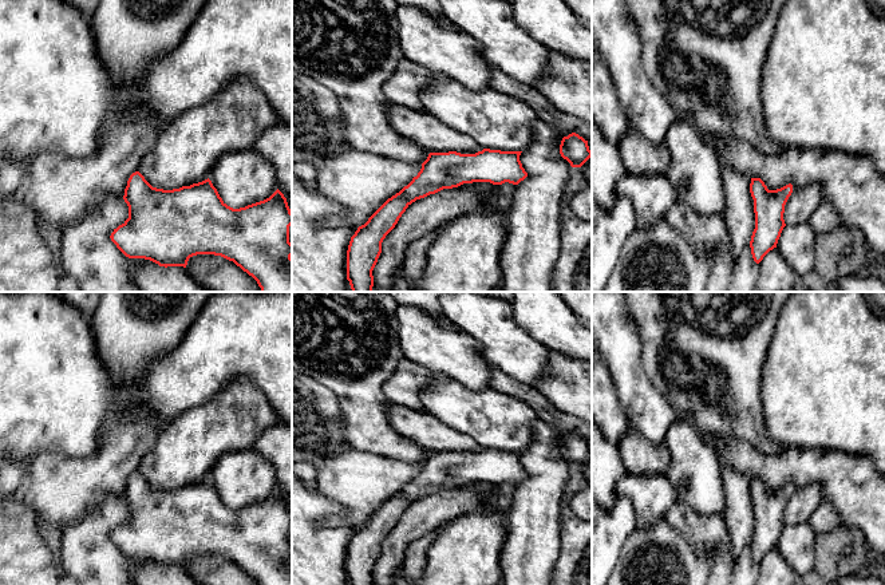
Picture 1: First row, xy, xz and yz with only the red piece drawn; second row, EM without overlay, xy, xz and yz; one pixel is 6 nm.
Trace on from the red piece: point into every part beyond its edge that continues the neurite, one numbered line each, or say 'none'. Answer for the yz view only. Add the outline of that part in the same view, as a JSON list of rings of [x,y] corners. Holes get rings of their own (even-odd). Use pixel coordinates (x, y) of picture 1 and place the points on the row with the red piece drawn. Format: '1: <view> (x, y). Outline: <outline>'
none

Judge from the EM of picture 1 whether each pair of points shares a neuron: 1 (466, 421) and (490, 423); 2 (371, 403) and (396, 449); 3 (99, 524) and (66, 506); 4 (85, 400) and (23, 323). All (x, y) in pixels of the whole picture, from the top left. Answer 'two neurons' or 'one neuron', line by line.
1: one neuron
2: one neuron
3: two neurons
4: one neuron

